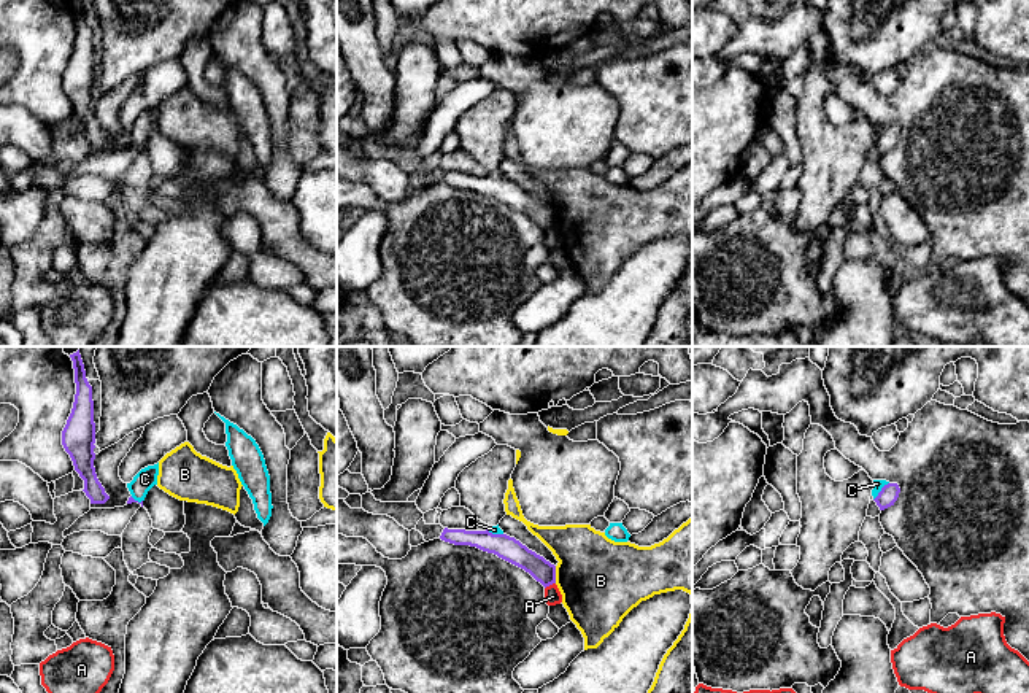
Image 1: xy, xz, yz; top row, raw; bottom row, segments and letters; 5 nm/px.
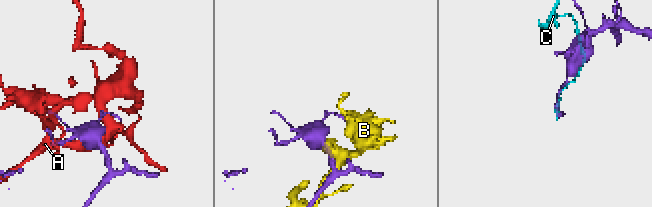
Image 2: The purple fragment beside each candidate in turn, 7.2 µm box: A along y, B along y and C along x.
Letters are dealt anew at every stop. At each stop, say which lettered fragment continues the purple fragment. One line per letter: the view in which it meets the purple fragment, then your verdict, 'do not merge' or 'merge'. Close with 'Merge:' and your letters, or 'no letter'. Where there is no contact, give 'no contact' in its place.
A: xz | do not merge
B: xz | do not merge
C: yz | do not merge
Merge: no letter

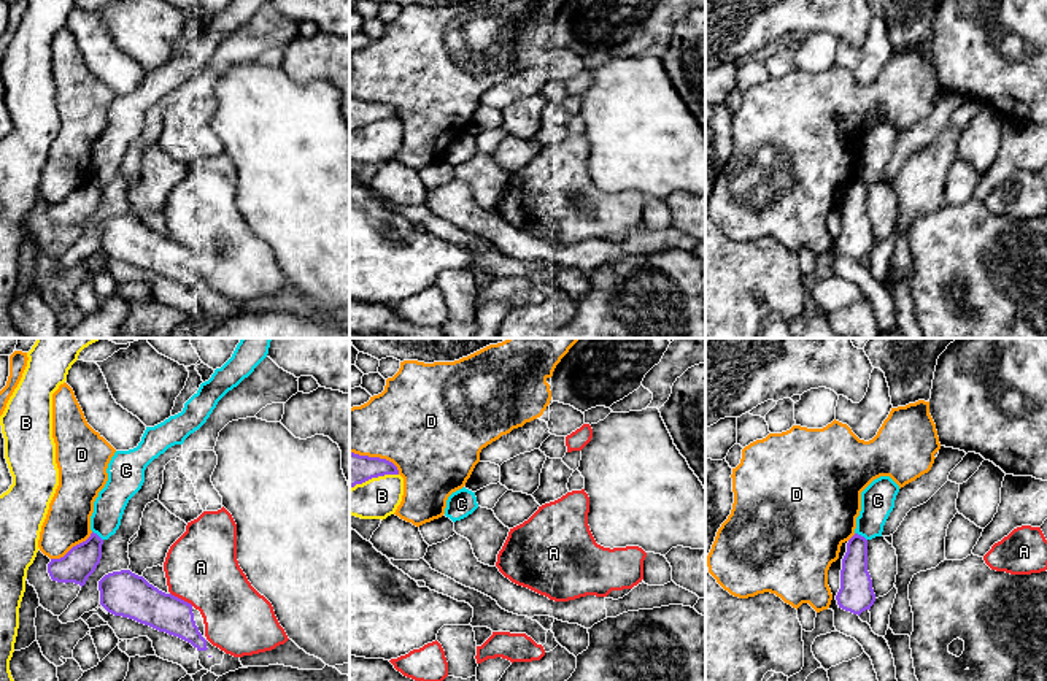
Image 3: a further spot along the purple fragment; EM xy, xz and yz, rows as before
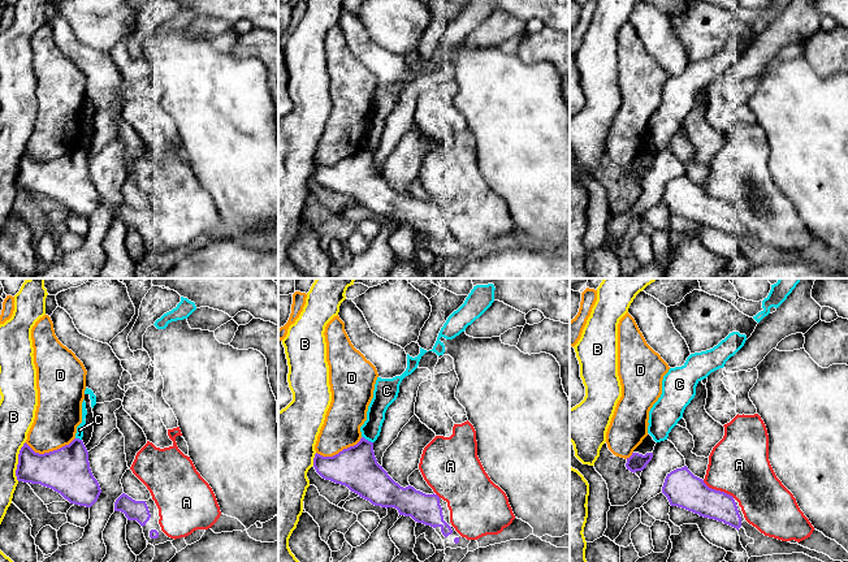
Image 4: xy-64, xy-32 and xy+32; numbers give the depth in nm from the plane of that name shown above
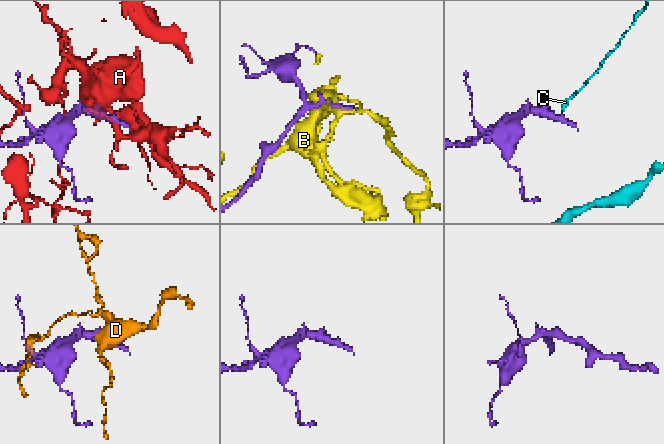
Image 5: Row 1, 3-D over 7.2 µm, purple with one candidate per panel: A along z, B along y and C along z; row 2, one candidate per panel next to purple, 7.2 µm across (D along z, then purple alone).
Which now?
A: xy | do not merge
B: xz | do not merge
C: yz | do not merge
D: xz | do not merge
Merge: no letter

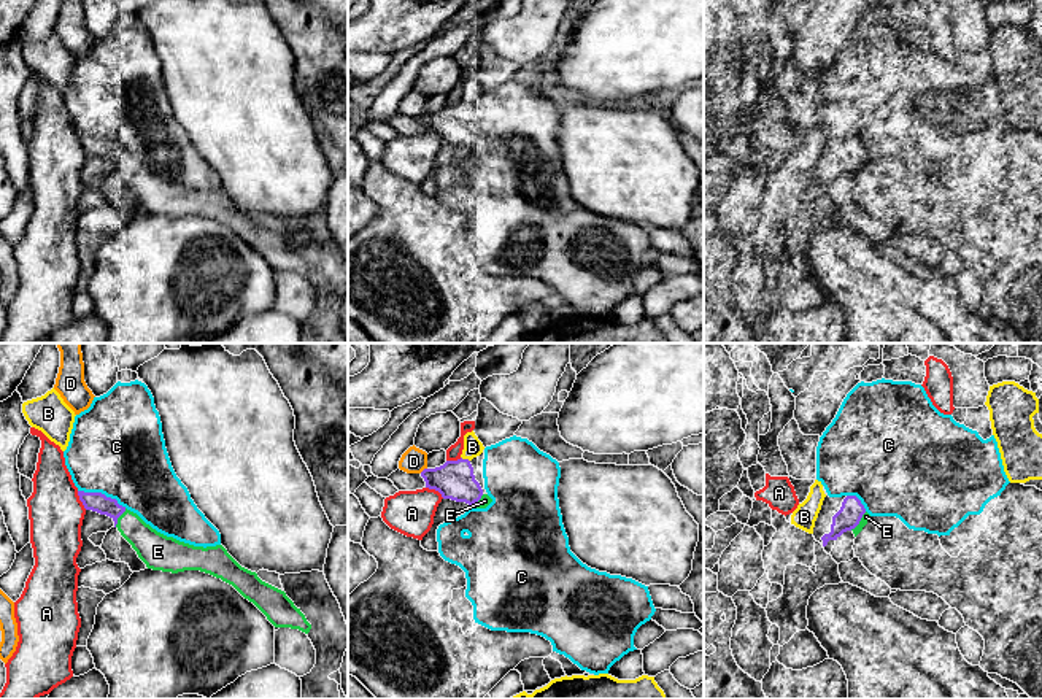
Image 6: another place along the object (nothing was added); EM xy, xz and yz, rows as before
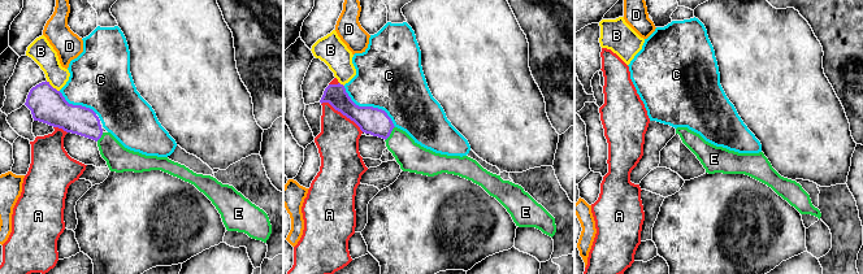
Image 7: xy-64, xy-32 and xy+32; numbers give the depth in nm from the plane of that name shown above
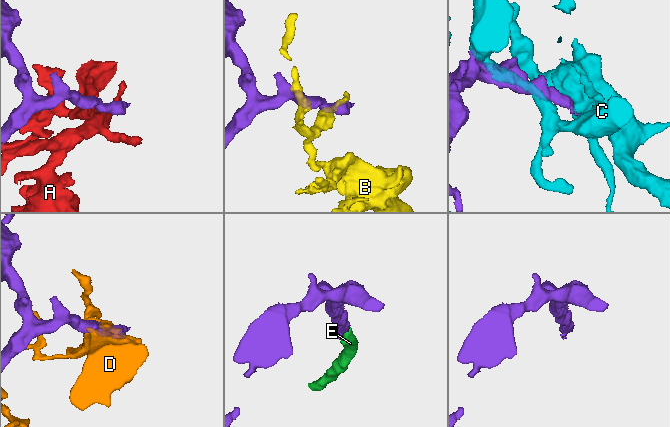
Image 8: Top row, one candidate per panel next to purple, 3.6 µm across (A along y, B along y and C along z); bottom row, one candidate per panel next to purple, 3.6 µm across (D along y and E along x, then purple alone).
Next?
A: xz | do not merge
B: xz | do not merge
C: xy | do not merge
D: xz | do not merge
E: yz | merge
Merge: E

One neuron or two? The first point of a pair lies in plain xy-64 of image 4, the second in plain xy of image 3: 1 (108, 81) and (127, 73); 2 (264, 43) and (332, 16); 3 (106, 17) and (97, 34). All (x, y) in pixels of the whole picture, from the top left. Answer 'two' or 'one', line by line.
1: one
2: two
3: two

